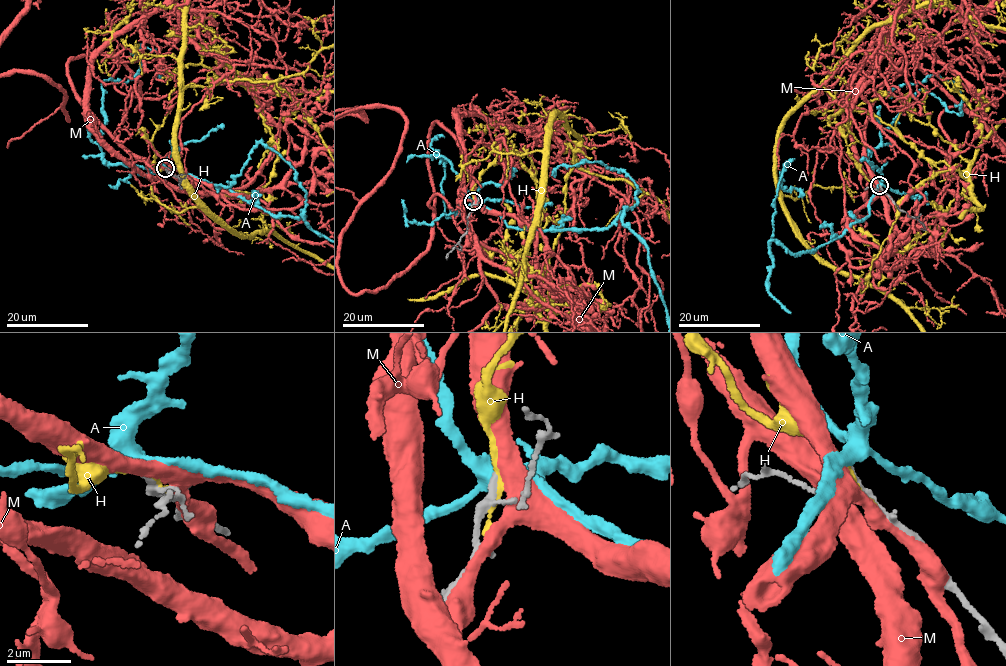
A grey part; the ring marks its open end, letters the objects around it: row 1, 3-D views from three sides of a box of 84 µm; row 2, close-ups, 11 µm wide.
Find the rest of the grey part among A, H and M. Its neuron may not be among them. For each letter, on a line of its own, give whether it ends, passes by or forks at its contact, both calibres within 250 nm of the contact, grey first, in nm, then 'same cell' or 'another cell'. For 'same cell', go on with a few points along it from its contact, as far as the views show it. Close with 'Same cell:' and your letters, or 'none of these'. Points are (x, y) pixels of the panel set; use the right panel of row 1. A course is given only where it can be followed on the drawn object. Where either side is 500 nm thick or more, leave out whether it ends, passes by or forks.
A: it forks; calibres 150 and 400 nm; another cell
H: it ends; calibres 240 and 200 nm; another cell
M: it passes by; calibres 160 and 480 nm; another cell
Same cell: none of these

